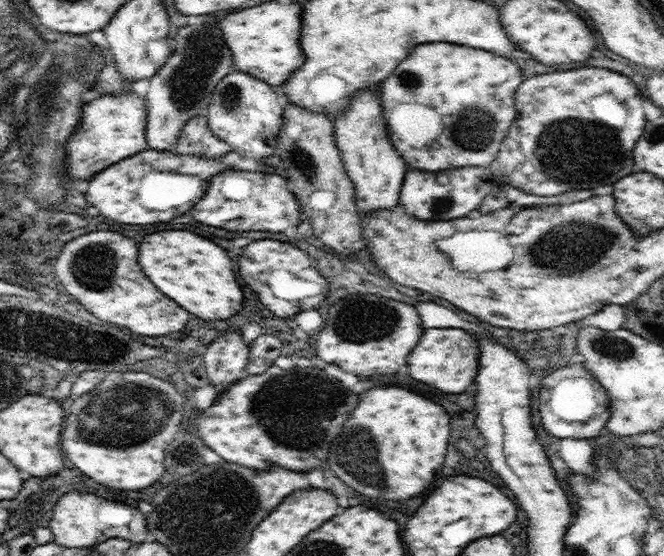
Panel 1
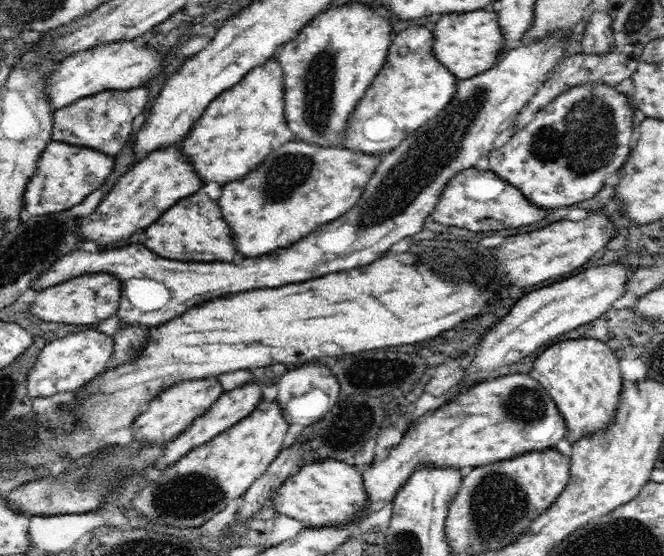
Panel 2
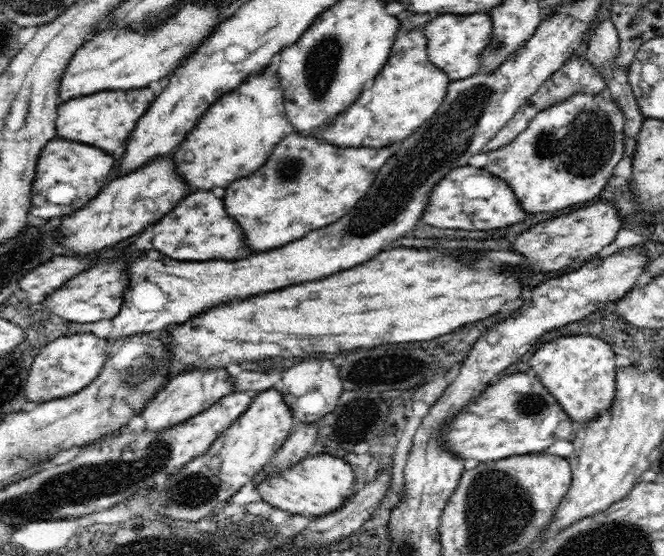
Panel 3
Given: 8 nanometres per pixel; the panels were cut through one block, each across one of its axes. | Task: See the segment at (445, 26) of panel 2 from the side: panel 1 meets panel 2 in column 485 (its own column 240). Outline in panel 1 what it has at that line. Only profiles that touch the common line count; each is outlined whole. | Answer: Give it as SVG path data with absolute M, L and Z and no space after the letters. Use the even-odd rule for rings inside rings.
M264 2L254 8L236 10L224 16L218 24L226 46L234 56L234 70L262 80L270 87L279 89L283 83L306 61L306 54L300 48L300 10L302 6Z

